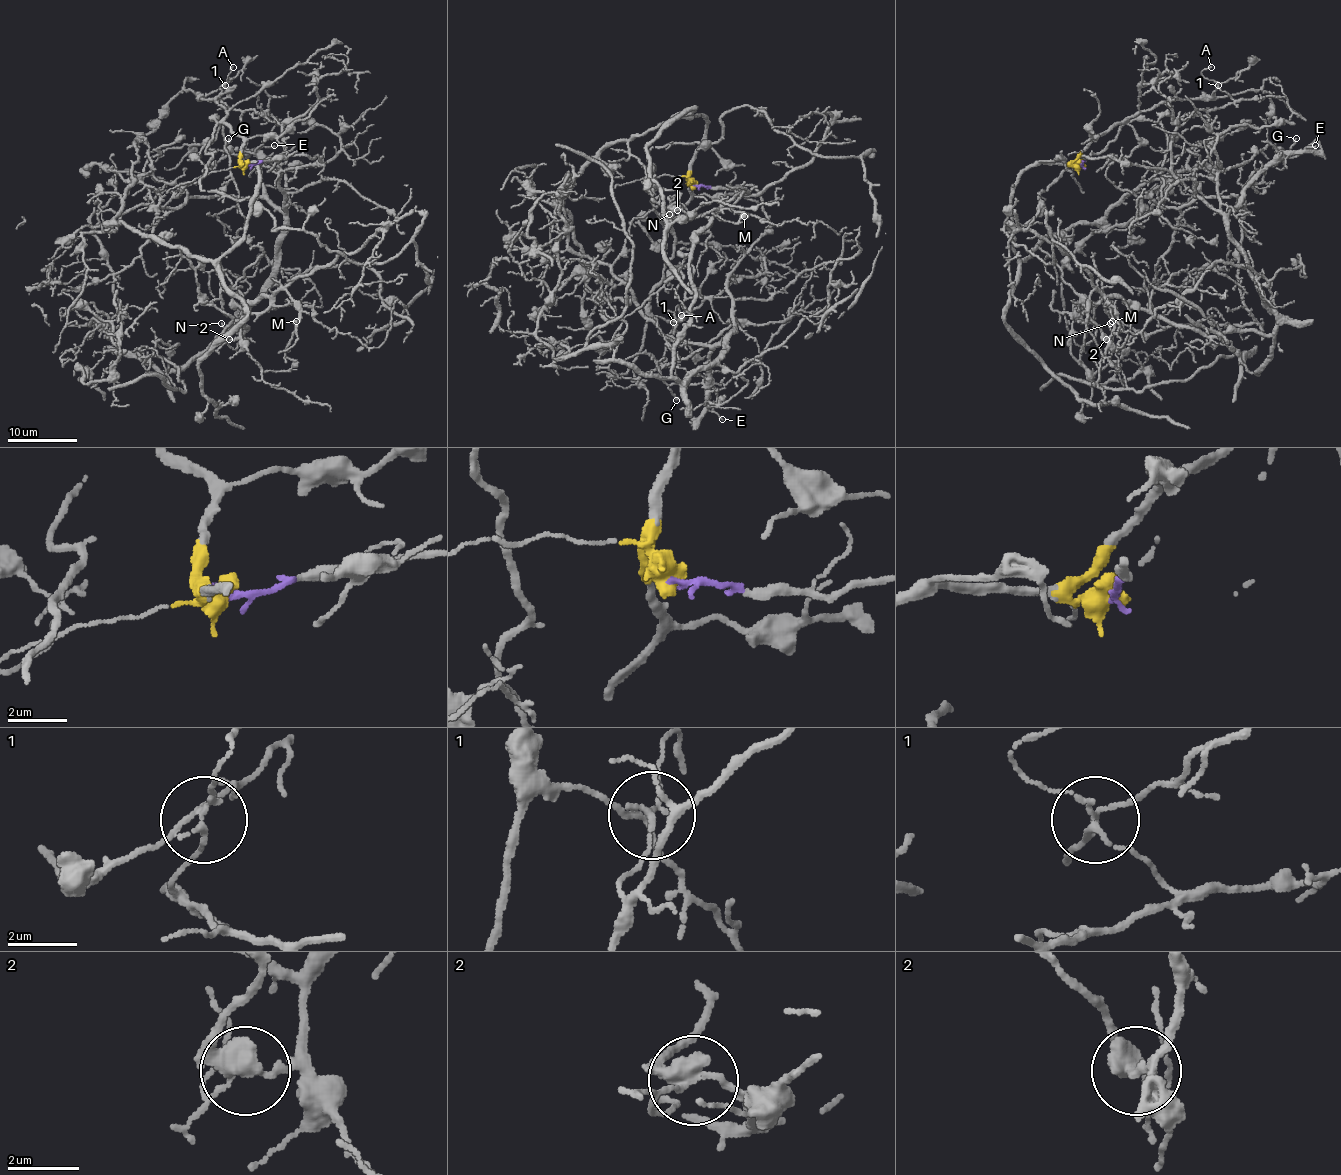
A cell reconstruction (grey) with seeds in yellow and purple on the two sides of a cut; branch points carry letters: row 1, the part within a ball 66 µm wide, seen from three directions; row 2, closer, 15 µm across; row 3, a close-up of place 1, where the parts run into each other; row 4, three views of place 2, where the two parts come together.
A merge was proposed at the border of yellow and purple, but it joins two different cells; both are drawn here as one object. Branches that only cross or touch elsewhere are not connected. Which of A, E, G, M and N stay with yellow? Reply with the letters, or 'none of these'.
none of these

